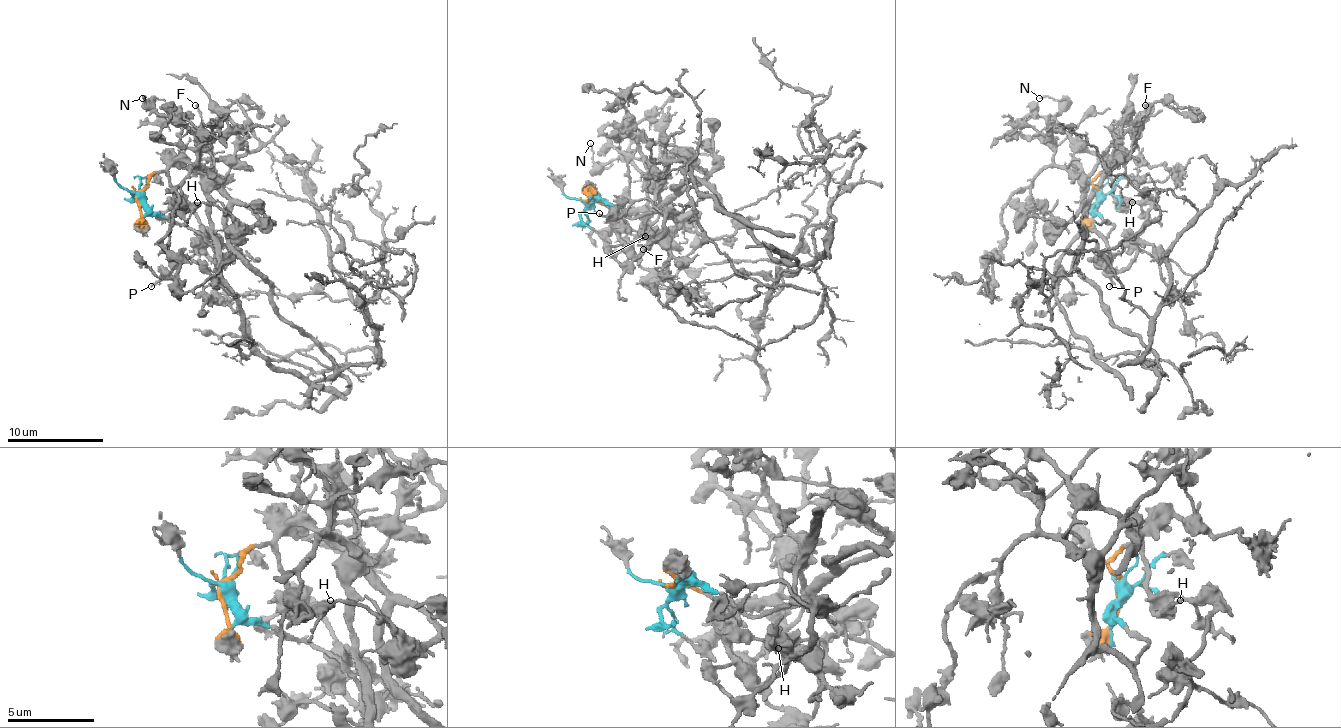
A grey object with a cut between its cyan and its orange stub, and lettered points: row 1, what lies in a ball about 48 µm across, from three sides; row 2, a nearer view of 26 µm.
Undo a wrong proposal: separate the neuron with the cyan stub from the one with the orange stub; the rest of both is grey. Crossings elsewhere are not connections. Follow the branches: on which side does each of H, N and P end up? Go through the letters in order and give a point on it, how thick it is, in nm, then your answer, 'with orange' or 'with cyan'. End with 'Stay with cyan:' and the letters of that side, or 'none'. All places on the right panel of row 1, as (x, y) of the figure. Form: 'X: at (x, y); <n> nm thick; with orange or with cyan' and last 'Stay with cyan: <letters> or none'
H: at (1132, 202); 130 nm thick; with orange
N: at (1039, 98); 140 nm thick; with orange
P: at (1109, 286); 150 nm thick; with cyan
Stay with cyan: P

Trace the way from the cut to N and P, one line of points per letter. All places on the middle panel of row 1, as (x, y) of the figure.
N: (585, 203), (597, 198), (616, 212), (642, 208), (647, 203), (647, 179), (618, 157), (594, 162), (590, 143)
P: (587, 203), (602, 200), (630, 217), (664, 210), (650, 200), (635, 200), (618, 217), (599, 212)

